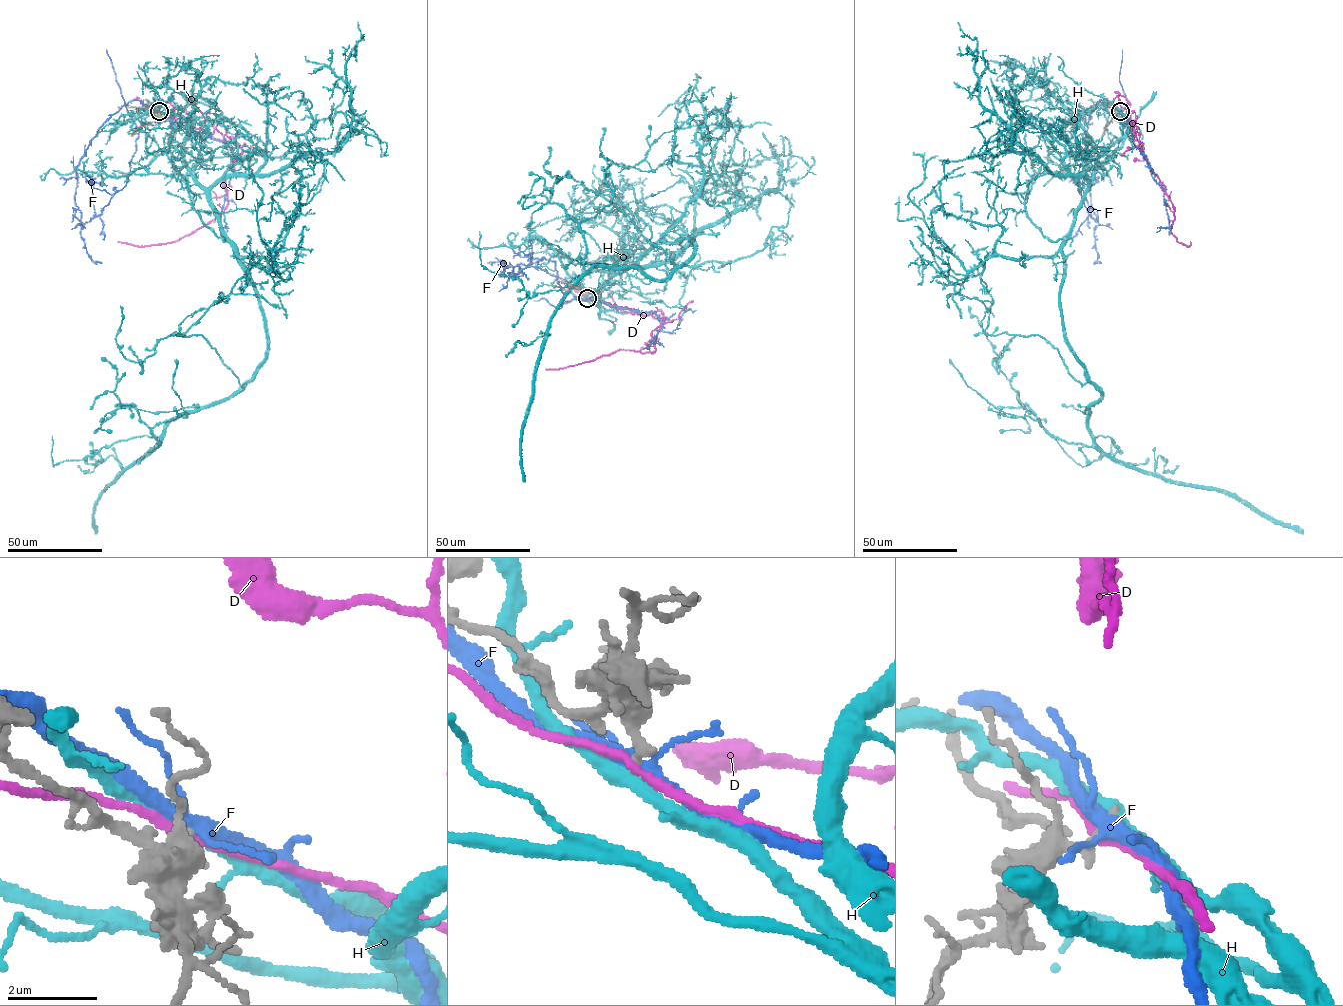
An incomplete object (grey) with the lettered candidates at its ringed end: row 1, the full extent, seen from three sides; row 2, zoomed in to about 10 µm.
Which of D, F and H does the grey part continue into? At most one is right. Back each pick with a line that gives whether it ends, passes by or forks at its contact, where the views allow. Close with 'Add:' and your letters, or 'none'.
Add: none

